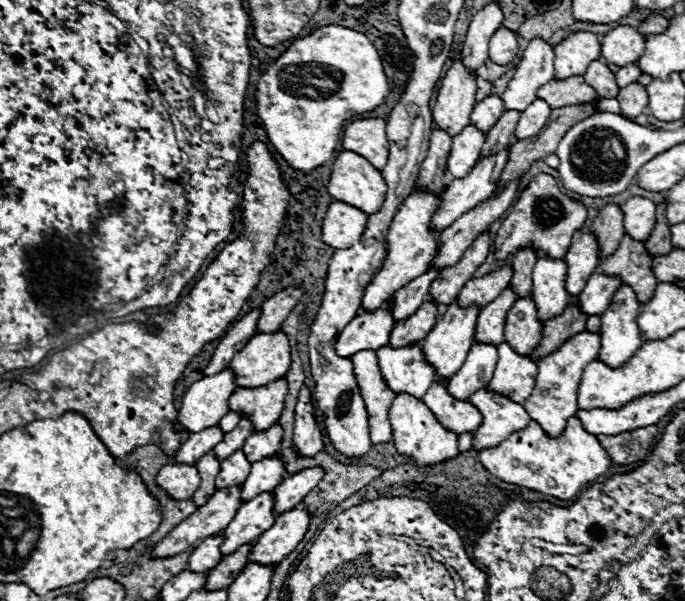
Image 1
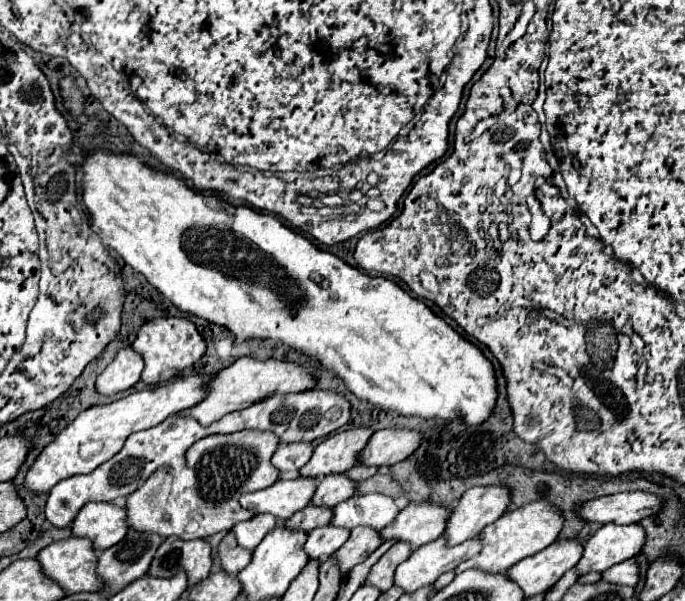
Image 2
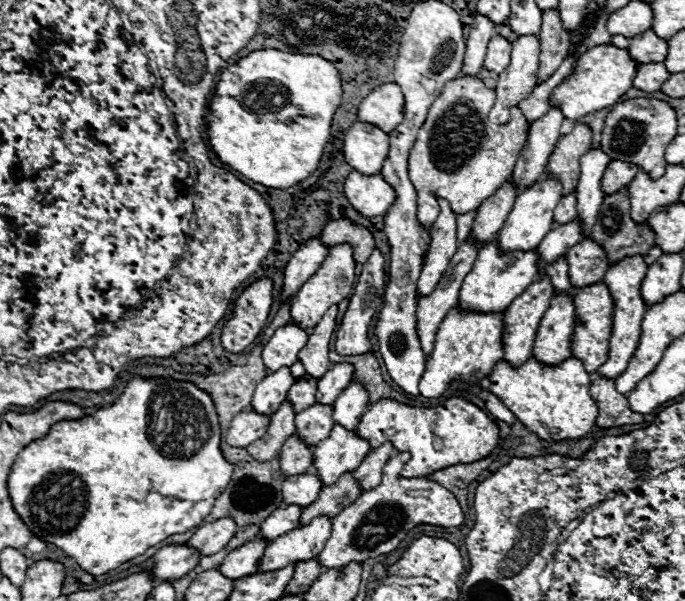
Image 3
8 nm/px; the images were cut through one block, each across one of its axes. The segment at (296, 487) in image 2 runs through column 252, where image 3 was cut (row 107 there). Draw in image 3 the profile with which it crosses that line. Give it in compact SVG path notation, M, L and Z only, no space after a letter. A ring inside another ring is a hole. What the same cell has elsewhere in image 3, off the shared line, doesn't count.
M520 36L512 42L512 60L496 82L496 102L490 110L492 122L508 122L508 110L524 100L536 86L540 66L538 36Z

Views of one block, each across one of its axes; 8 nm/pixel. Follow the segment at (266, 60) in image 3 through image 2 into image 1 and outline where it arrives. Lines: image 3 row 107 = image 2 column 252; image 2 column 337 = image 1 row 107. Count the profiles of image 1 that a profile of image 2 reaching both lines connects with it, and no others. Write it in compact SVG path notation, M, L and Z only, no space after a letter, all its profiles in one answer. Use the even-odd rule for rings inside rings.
M330 24L306 38L292 42L292 46L288 46L282 56L274 64L270 64L270 68L260 76L254 96L258 116L262 118L272 148L288 162L290 168L310 172L332 158L344 124L352 120L352 116L364 114L380 106L386 94L388 80L384 74L384 66L370 40L350 28Z

